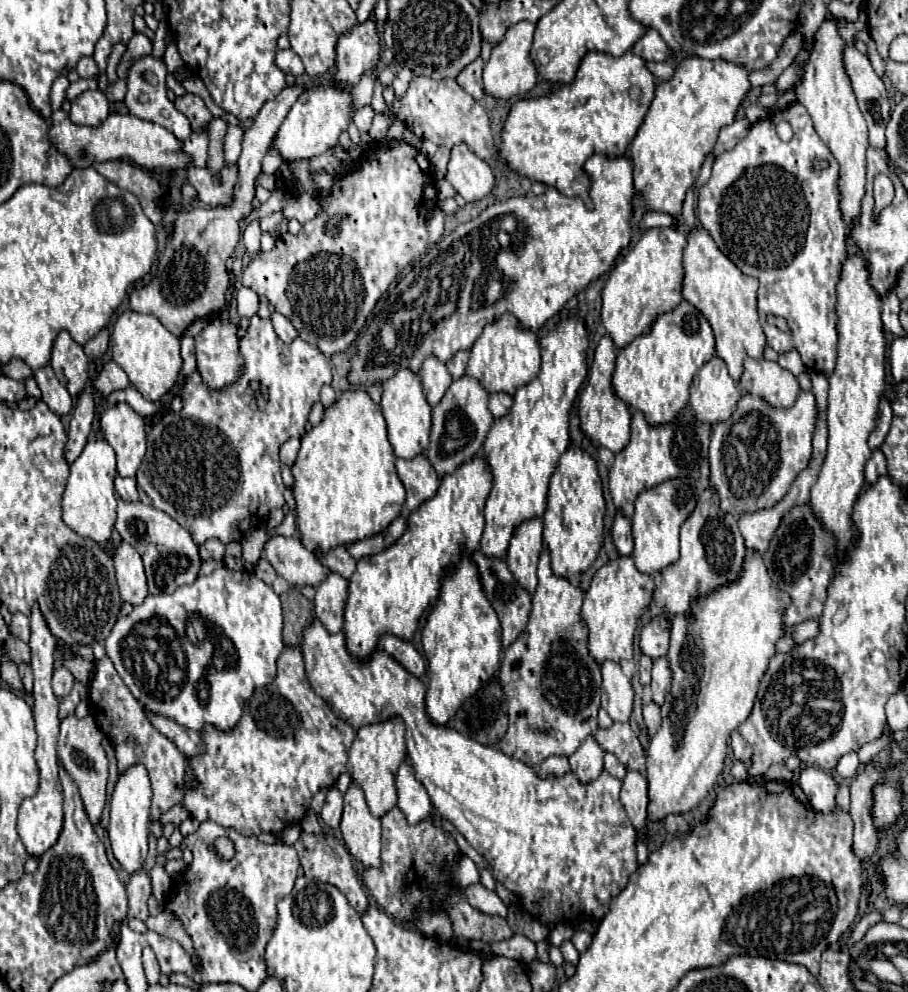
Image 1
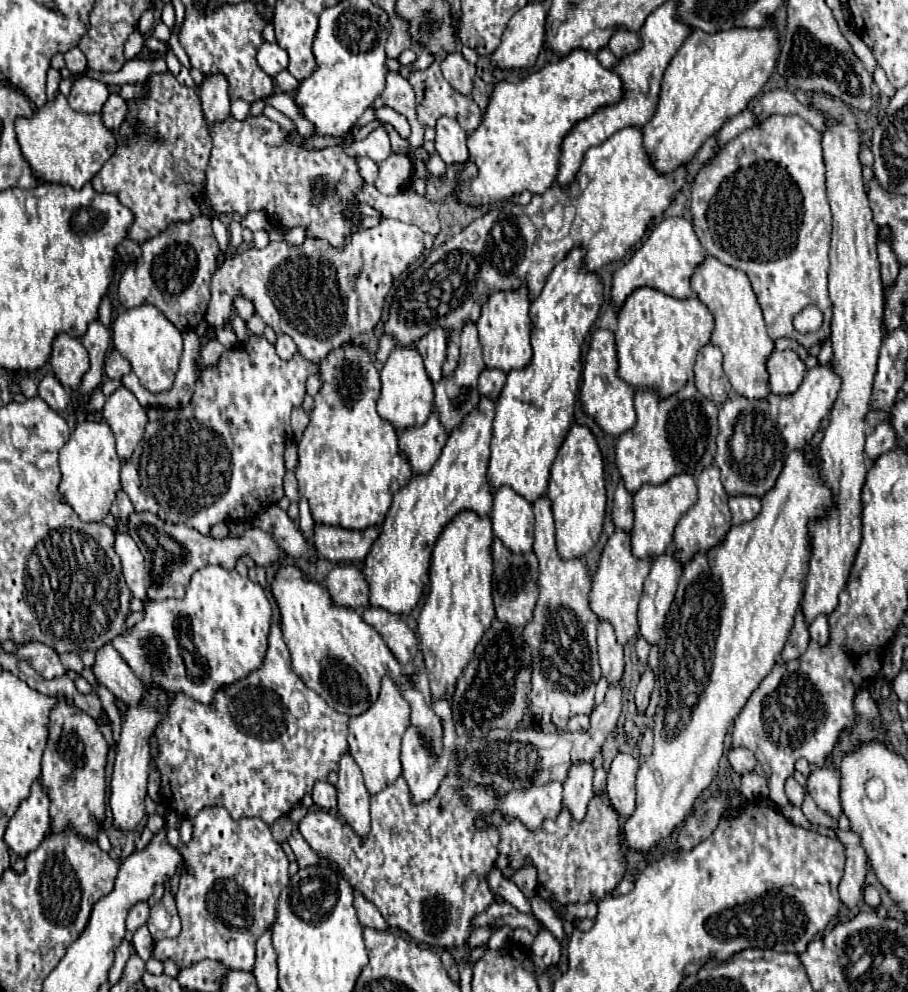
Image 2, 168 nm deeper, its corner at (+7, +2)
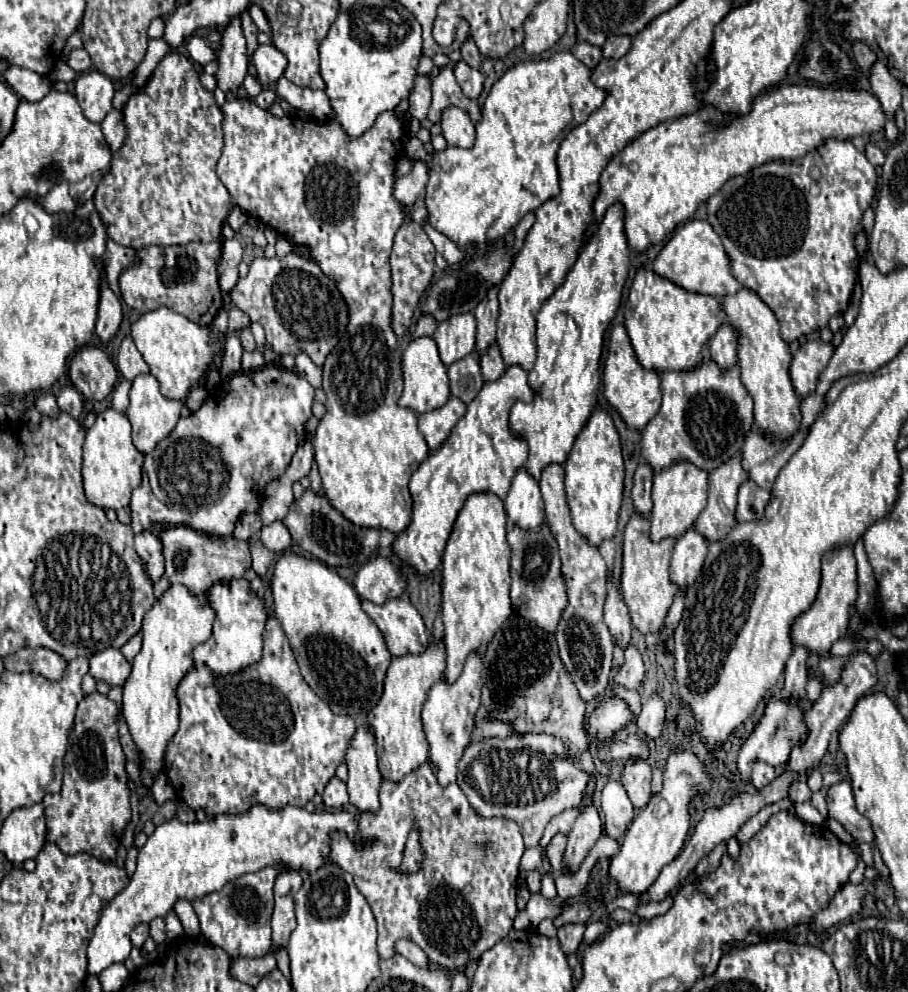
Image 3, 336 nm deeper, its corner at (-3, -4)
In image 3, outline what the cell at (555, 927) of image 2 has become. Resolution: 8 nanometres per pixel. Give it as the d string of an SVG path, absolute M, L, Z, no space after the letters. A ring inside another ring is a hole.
M547 873L543 879L541 879L541 895L545 897L545 899L555 899L557 897L557 893L555 893L555 883L553 883L553 875L551 873Z

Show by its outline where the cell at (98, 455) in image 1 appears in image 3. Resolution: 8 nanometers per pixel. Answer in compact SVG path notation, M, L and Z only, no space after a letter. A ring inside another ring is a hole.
M107 409L99 413L95 425L87 429L83 445L83 487L85 497L91 505L107 509L121 509L129 505L133 489L141 483L143 453L135 451L131 443L131 423L125 413Z

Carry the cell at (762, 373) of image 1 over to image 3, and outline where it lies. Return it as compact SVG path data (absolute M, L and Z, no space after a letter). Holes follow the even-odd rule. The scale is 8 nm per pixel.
M807 341L799 347L799 351L791 359L791 369L789 369L793 389L799 397L815 391L817 377L823 371L823 367L827 367L831 355L833 355L831 343Z

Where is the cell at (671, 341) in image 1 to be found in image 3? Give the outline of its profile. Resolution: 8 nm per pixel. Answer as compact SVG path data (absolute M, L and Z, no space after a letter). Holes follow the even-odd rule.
M649 267L637 271L637 277L629 291L629 299L625 303L625 329L631 339L635 357L643 369L663 373L663 371L691 371L699 367L703 363L703 347L709 343L709 339L717 333L717 329L723 323L725 323L725 313L717 297L689 293L671 283L669 279L655 275Z

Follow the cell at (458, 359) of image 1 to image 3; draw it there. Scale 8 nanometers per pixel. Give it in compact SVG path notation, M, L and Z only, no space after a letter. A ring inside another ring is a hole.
M467 355L459 361L455 361L447 369L447 375L449 375L449 383L451 383L451 395L459 397L463 403L471 403L485 383L475 355Z

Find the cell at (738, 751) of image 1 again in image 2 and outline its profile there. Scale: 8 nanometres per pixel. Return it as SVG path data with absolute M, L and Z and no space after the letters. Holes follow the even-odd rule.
M739 747L739 749L731 749L731 753L729 753L729 763L731 763L731 767L735 769L735 773L745 775L745 773L751 773L751 771L755 769L757 759L755 759L755 755L753 755L749 749Z

